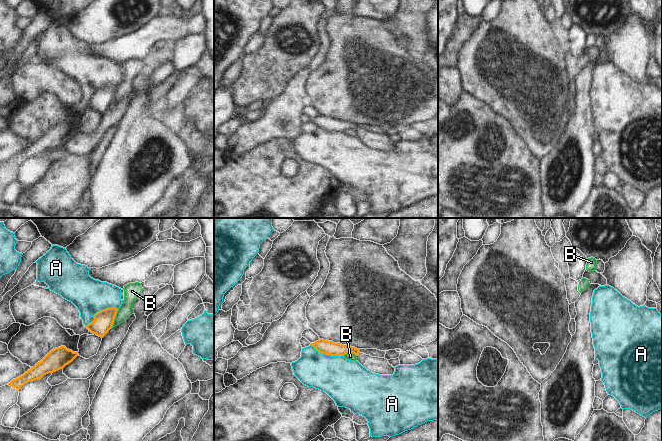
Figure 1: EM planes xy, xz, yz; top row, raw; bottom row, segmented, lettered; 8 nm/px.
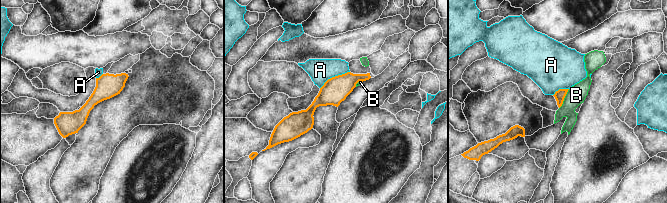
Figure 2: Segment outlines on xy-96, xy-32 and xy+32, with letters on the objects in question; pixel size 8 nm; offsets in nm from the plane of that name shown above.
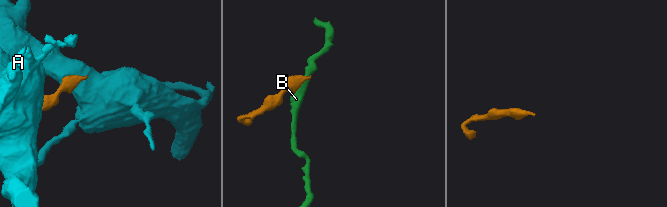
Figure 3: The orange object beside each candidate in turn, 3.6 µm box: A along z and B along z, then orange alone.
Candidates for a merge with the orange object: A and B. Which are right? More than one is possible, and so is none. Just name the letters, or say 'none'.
none

